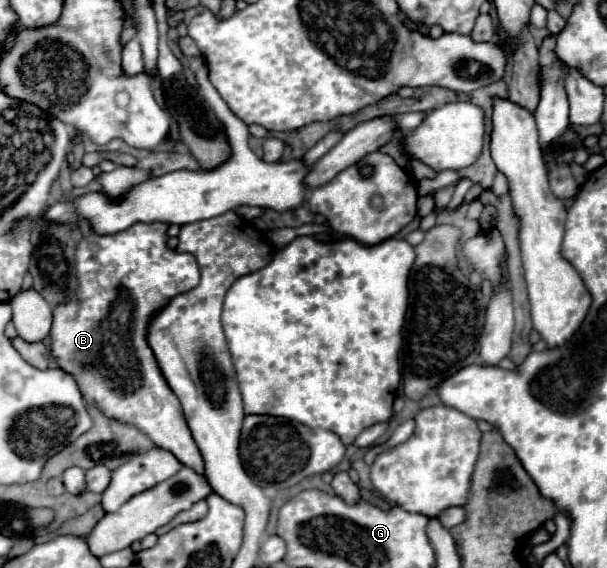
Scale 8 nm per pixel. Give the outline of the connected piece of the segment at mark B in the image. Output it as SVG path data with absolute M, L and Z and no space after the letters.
M135 223L125 231L115 235L97 235L89 231L75 249L75 267L77 267L77 289L71 299L53 307L53 325L51 325L51 357L59 369L75 377L83 399L99 409L105 417L133 425L143 431L151 441L167 451L173 451L183 465L193 467L203 473L201 453L191 437L187 421L181 411L179 399L173 395L167 385L157 359L147 343L151 319L177 295L199 285L199 265L191 253L179 253L167 247L167 229L169 223Z

